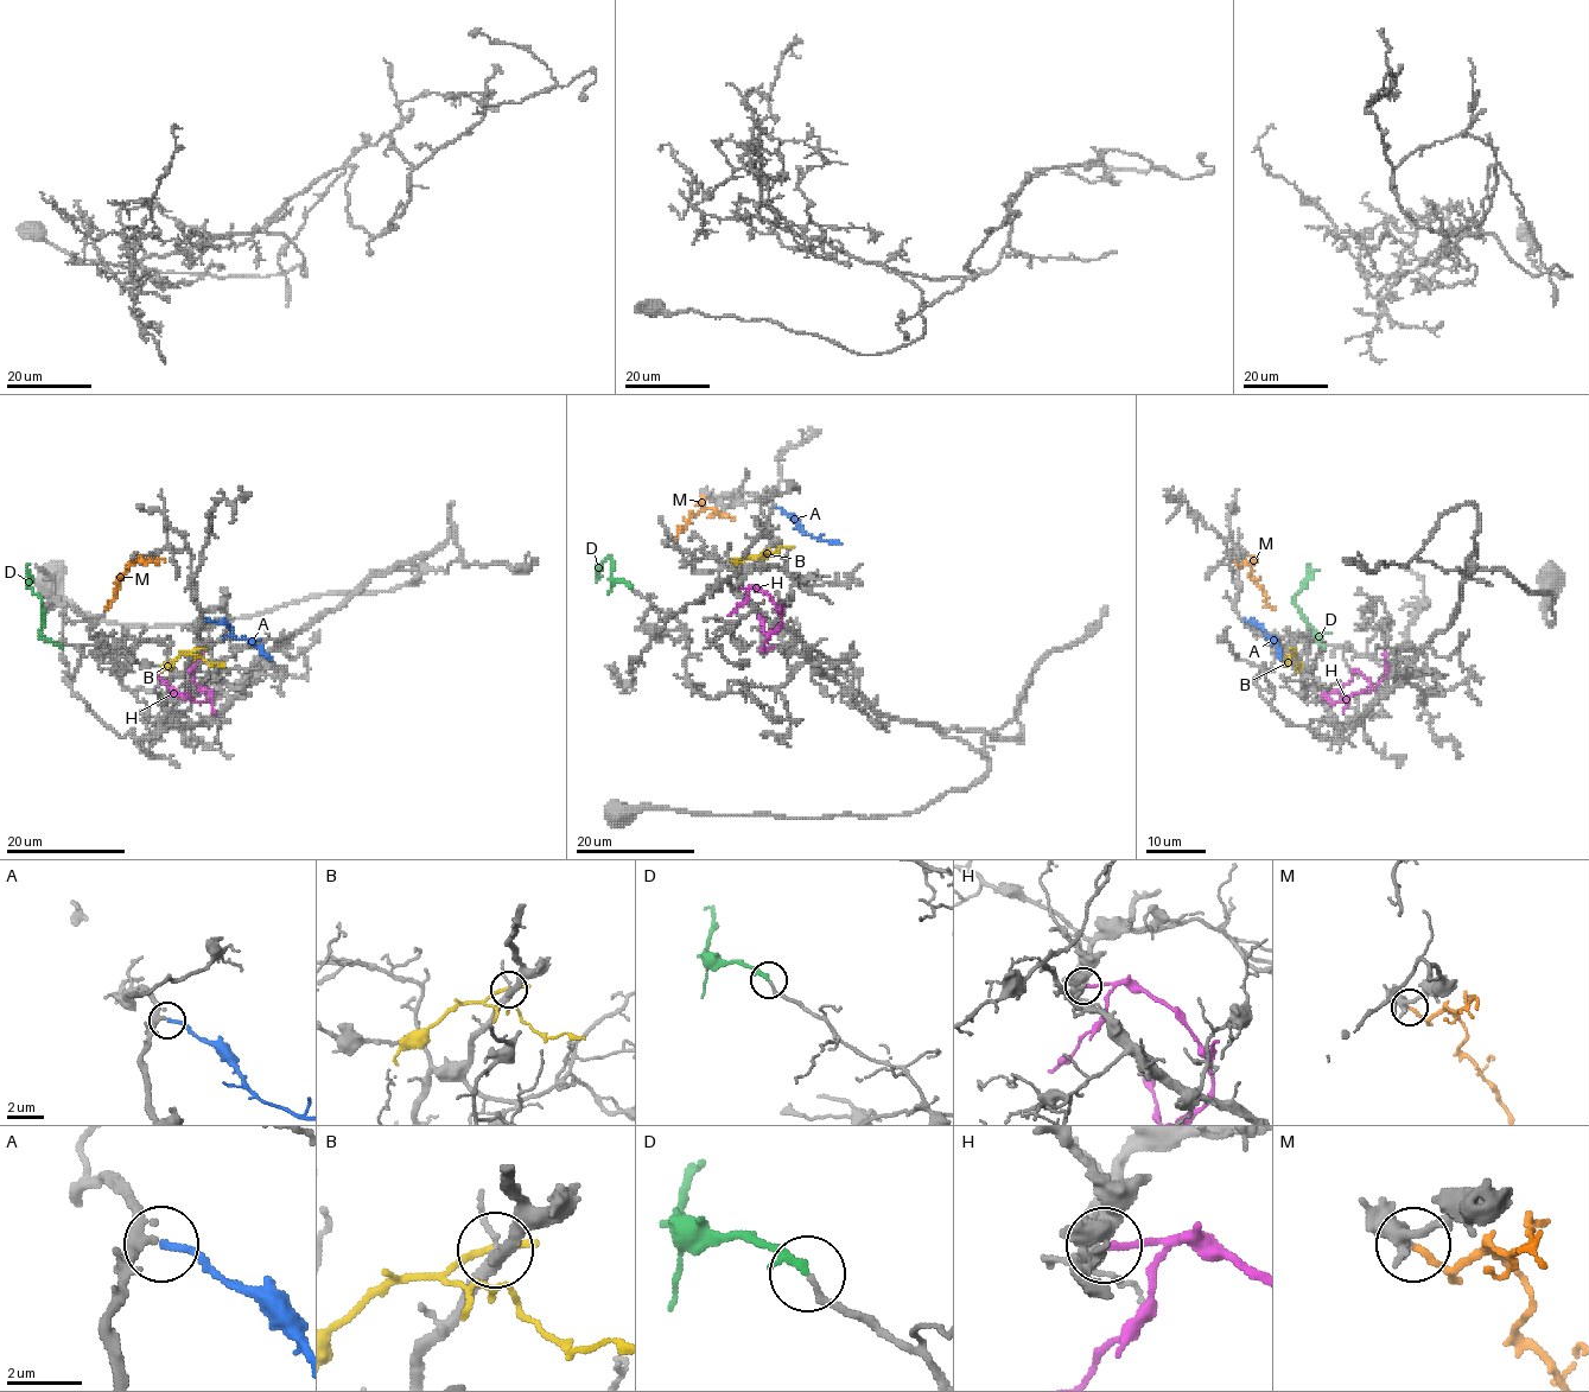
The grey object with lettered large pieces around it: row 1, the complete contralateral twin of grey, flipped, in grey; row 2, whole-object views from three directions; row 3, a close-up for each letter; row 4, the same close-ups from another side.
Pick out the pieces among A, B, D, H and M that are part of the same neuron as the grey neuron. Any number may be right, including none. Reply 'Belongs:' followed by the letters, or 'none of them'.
Belongs: A, D

